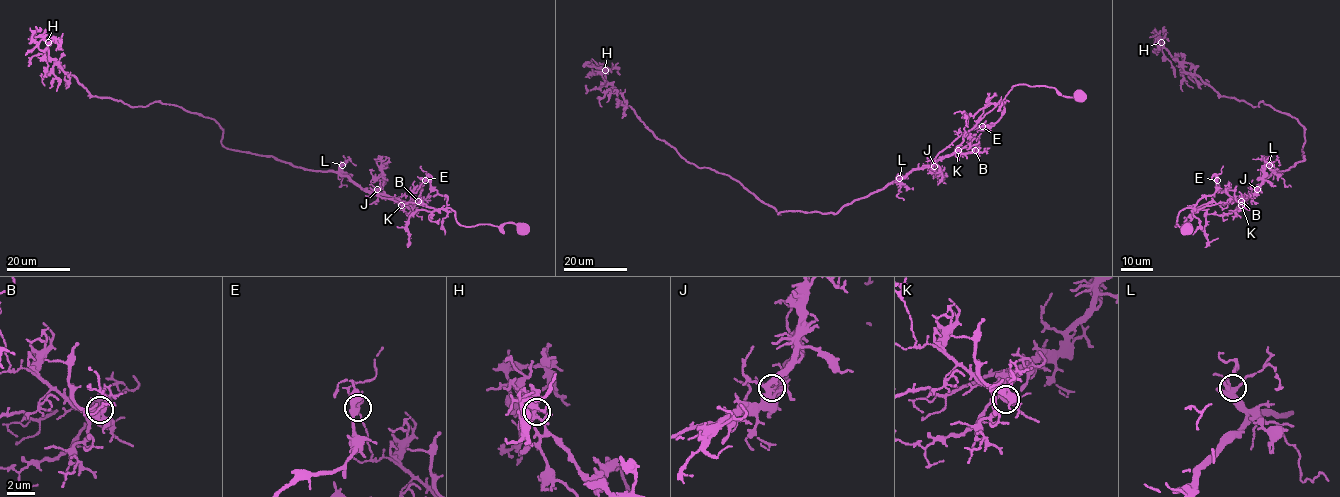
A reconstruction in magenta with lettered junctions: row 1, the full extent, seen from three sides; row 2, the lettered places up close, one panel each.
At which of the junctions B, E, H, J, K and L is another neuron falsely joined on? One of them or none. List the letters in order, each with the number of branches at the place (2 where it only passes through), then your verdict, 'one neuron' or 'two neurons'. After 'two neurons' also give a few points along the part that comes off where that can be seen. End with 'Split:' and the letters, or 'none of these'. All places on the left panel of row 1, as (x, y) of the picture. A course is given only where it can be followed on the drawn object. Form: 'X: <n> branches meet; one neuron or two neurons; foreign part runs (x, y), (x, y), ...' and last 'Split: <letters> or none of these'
B: 5 branches meet; one neuron
E: 4 branches meet; two neurons; foreign part runs (425, 180), (447, 197), (446, 208), (415, 211), (407, 227), (408, 242), (411, 238)
H: 7 branches meet; one neuron
J: 5 branches meet; one neuron
K: 4 branches meet; one neuron
L: 5 branches meet; one neuron
Split: E

